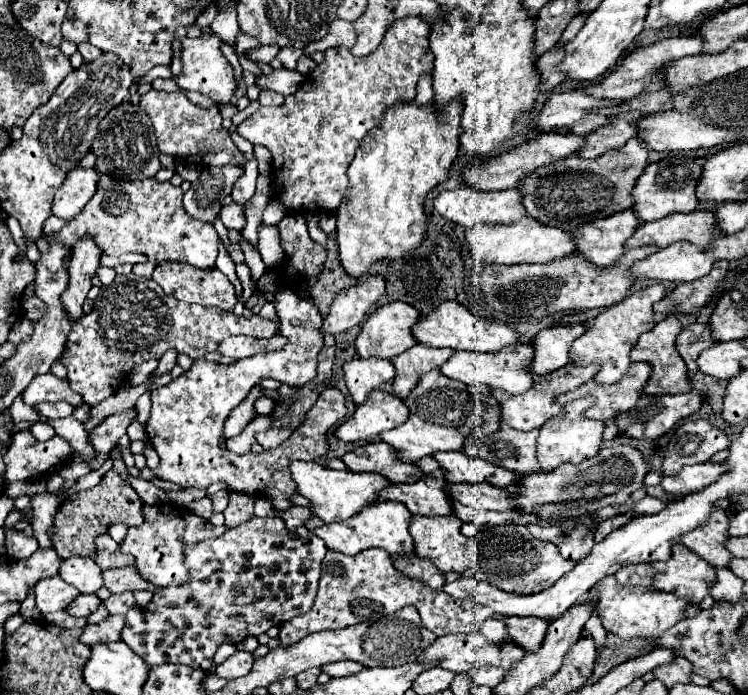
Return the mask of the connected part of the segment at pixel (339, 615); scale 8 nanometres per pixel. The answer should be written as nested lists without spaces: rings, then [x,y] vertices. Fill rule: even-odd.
[[[366,549],[354,557],[338,551],[328,551],[322,561],[322,577],[318,585],[318,595],[312,609],[306,615],[294,617],[280,627],[280,645],[288,647],[298,639],[326,629],[344,629],[358,623],[370,623],[388,615],[388,611],[398,611],[406,605],[418,609],[422,625],[436,637],[448,633],[468,633],[478,629],[480,615],[474,601],[458,601],[444,591],[432,591],[426,583],[406,577],[392,565],[390,553],[382,549]]]

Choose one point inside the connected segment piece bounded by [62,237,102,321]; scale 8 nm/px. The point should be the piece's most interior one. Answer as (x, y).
(86, 254)

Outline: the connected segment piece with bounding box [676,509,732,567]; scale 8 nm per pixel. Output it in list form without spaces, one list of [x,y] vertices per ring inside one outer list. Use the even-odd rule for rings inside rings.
[[[714,509],[704,525],[694,529],[692,535],[676,537],[676,543],[682,543],[696,555],[702,555],[702,559],[706,559],[714,567],[728,567],[732,555],[722,547],[722,543],[728,537],[726,527],[728,527],[726,513],[722,509]]]

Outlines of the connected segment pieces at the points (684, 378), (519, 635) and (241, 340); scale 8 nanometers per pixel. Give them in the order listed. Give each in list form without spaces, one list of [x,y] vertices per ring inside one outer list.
[[[666,317],[660,323],[656,323],[650,331],[646,331],[646,335],[642,335],[642,339],[638,339],[638,343],[634,345],[634,349],[630,351],[630,359],[632,361],[644,361],[652,367],[650,379],[644,385],[642,393],[650,393],[650,395],[676,395],[676,393],[690,393],[692,391],[692,381],[688,379],[688,369],[684,359],[678,355],[676,351],[676,337],[682,331],[682,325],[676,317]]]
[[[506,617],[504,623],[508,635],[526,651],[538,651],[544,633],[548,629],[548,623],[544,619],[530,619],[530,617]]]
[[[279,334],[274,335],[270,339],[252,339],[251,336],[238,335],[238,337],[230,337],[224,339],[218,345],[218,353],[224,357],[230,357],[232,361],[240,361],[246,357],[252,357],[256,353],[264,353],[264,351],[281,350],[288,340]]]

